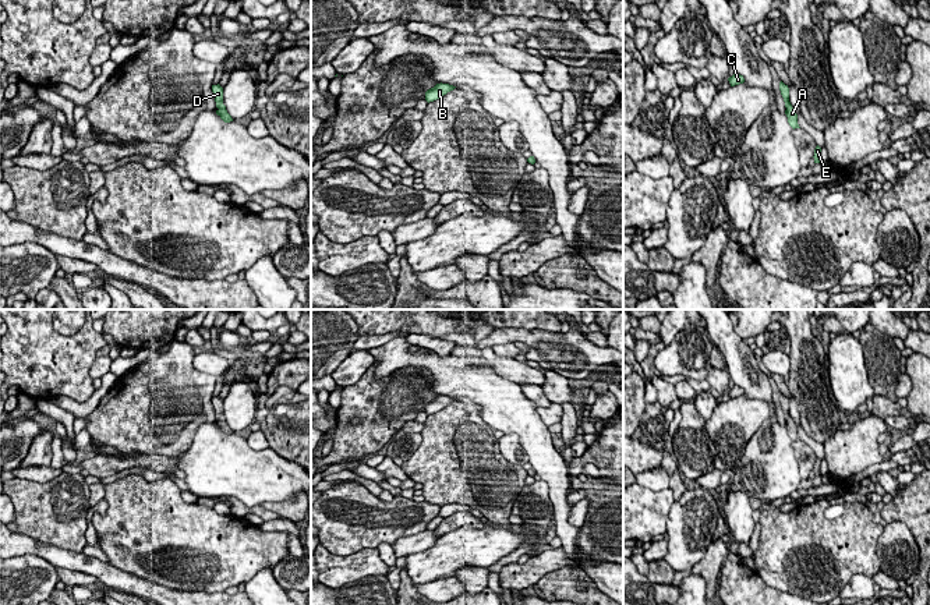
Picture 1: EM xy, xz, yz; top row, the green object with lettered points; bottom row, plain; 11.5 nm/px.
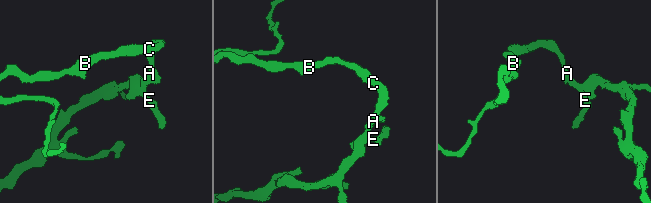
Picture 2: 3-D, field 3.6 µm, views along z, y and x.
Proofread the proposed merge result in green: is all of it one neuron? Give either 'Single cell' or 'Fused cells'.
Single cell

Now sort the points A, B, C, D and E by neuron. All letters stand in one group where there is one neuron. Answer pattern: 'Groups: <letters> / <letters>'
Groups: A B C D E

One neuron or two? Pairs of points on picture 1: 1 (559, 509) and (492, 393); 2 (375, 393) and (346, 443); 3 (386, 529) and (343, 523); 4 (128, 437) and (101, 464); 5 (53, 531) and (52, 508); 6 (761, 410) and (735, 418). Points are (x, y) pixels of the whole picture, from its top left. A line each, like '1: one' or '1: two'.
1: one
2: one
3: one
4: two
5: one
6: one

